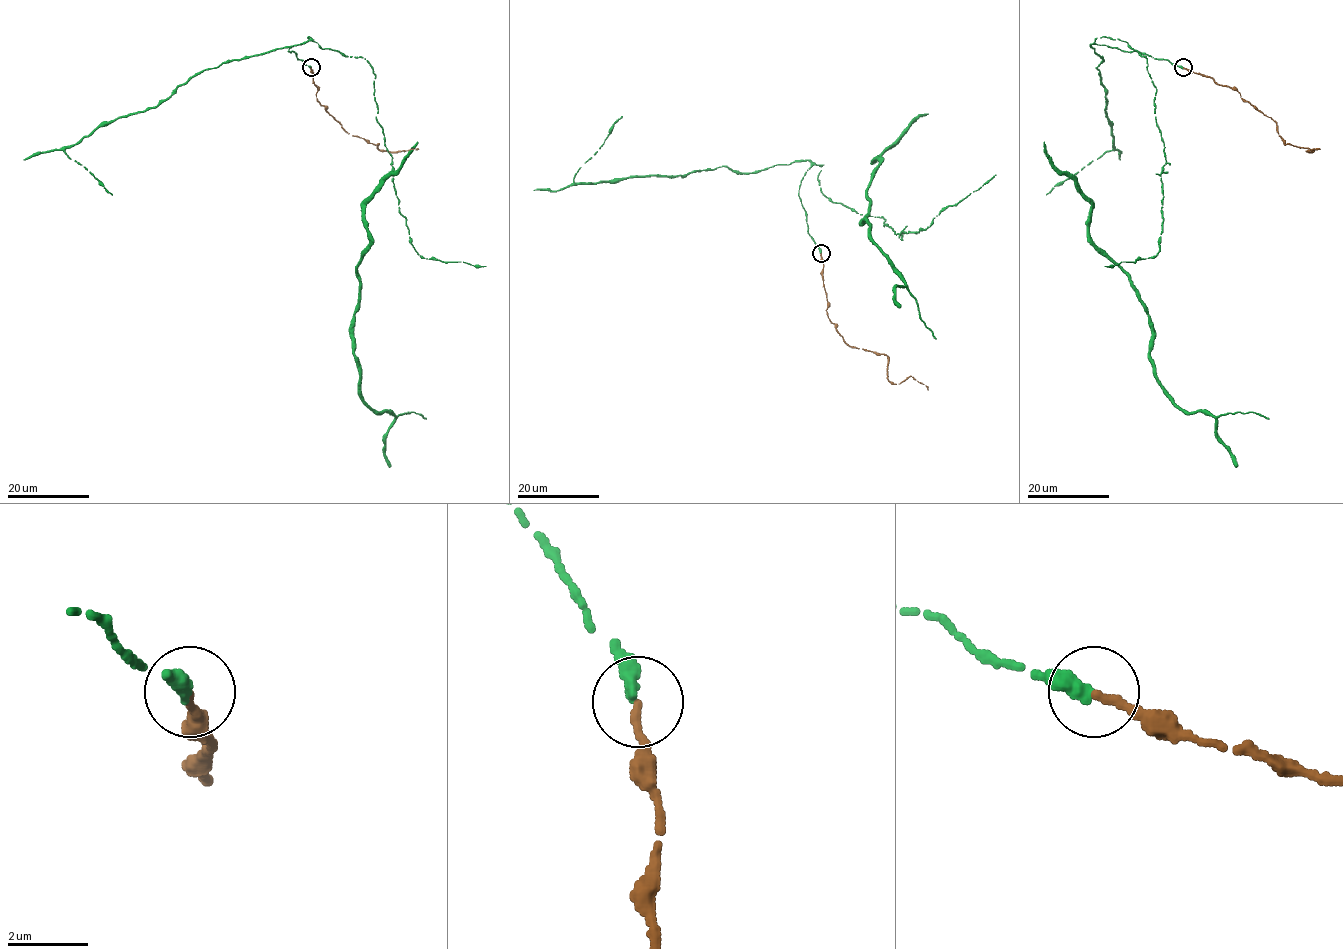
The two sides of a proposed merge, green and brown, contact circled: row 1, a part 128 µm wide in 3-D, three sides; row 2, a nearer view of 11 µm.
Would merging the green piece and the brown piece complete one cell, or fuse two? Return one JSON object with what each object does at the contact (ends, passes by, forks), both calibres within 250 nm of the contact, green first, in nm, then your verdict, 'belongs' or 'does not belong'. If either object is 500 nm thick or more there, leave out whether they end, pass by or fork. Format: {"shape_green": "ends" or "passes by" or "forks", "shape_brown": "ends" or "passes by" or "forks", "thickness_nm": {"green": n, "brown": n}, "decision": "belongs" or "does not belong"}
{"shape_green": "ends", "shape_brown": "ends", "thickness_nm": {"green": 340, "brown": 240}, "decision": "belongs"}

